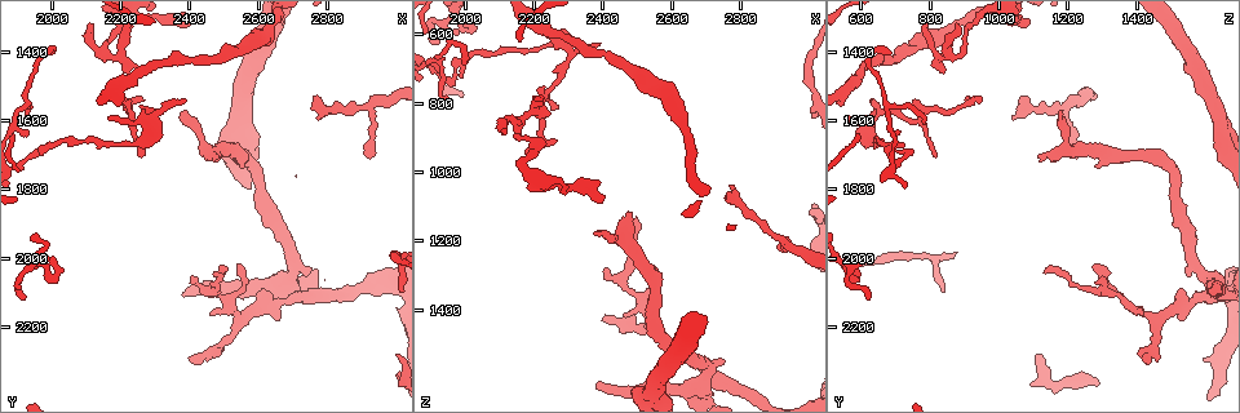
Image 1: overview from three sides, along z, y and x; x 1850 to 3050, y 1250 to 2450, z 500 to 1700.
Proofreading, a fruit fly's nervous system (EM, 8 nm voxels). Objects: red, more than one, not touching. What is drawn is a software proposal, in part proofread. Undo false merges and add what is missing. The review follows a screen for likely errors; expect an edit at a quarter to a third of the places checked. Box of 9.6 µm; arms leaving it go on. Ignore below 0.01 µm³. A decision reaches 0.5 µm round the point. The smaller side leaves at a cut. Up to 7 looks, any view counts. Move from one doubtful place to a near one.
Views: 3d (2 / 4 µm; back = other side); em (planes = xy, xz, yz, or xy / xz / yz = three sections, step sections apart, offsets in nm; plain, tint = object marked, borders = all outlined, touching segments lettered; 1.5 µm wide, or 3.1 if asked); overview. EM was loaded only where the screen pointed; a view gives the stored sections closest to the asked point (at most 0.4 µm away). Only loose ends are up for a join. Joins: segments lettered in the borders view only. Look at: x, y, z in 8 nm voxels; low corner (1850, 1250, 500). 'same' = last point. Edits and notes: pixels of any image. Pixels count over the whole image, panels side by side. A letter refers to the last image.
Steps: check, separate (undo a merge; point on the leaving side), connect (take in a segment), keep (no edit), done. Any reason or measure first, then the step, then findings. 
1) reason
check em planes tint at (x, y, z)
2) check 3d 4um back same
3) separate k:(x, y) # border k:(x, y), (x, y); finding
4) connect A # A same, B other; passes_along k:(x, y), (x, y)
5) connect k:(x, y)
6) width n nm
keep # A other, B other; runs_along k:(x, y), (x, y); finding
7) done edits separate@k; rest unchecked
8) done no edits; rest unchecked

an open end
check em xy step 8 borders at (2210, 1460, 840)

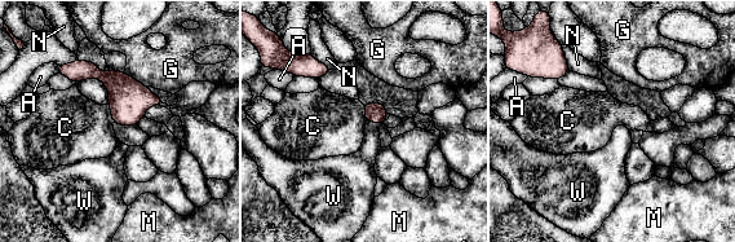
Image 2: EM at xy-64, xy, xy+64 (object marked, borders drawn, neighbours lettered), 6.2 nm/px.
connect W # A other, C other, G other, M other, N other, W same; passes_along 2:(376, 113), (373, 120), (364, 159); it goes on there

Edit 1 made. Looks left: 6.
check overview

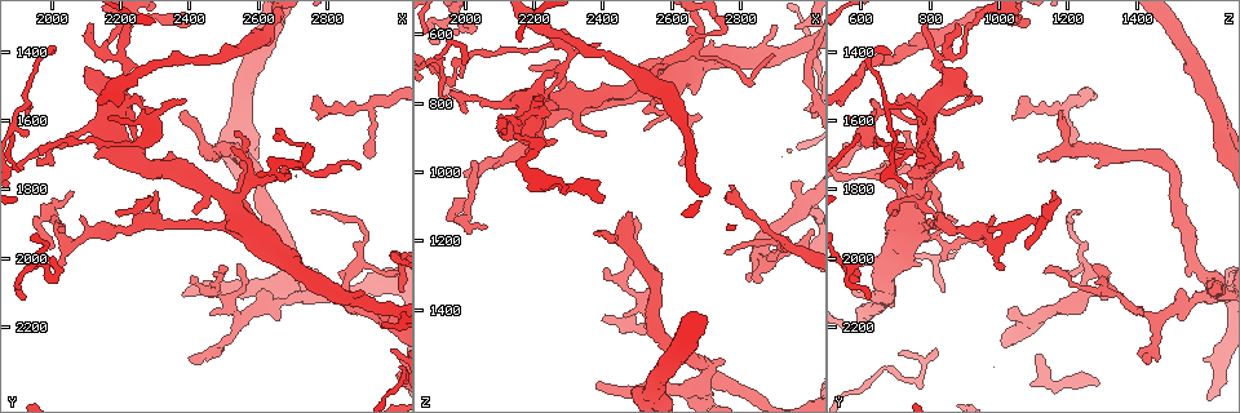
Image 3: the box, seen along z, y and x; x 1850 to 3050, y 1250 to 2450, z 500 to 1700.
thin end
check em xz step 4 borders at (2000, 2020, 1000)

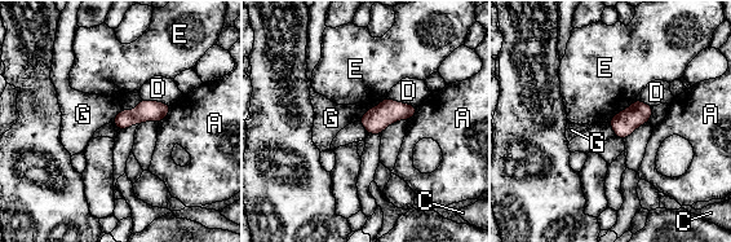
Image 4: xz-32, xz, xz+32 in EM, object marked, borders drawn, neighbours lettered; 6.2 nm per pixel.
keep # A other, C other, D other, E other, G other; border 4:(636, 98), (608, 122); none of them fits

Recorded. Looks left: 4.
an open end
check em planes borders at (2030, 2030, 580)

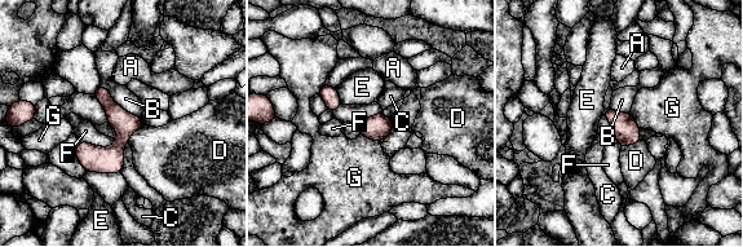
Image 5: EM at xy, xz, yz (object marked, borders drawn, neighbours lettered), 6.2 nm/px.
keep # A other, B other, C other, D other, E other, F other, G other; runs_along 5:(102, 89), (122, 140), (88, 168); none of them fits

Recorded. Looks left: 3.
done edits connect@2; rest unchecked

